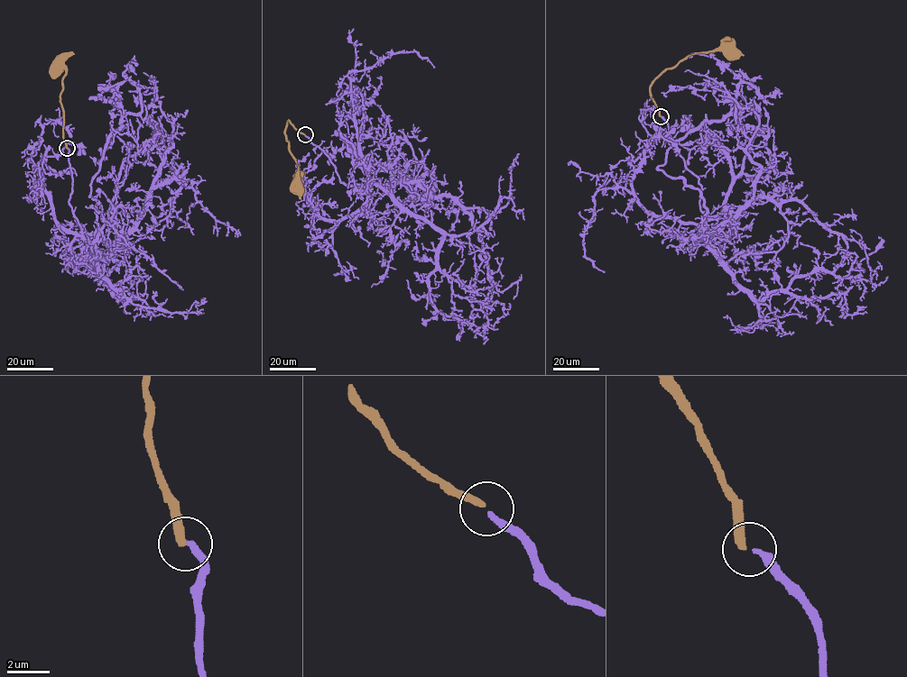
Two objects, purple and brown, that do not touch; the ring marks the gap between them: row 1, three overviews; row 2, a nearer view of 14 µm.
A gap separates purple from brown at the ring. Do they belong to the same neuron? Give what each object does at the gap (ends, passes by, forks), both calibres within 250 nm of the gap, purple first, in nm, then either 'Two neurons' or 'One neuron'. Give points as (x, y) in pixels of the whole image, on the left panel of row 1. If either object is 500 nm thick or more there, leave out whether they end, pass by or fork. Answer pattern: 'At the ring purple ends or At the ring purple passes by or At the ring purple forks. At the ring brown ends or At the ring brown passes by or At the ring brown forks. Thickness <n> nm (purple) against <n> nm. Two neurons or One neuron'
At the ring purple ends. At the ring brown ends. Thickness 260 nm (purple) against 360 nm. One neuron

